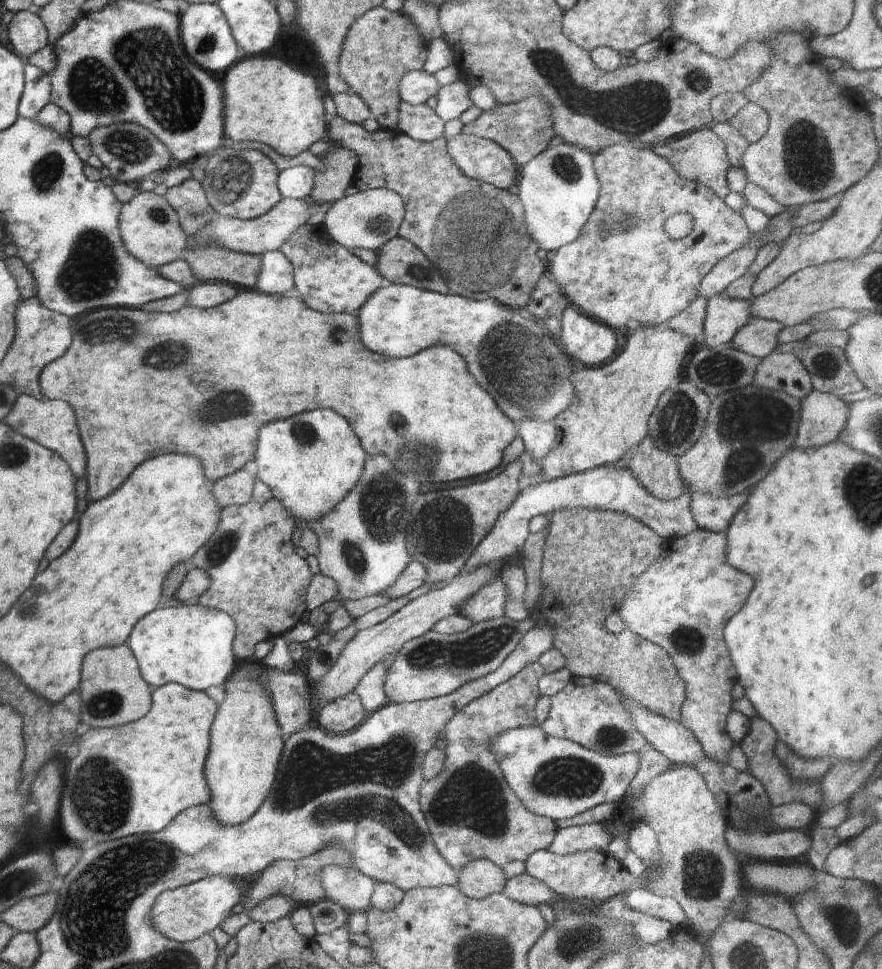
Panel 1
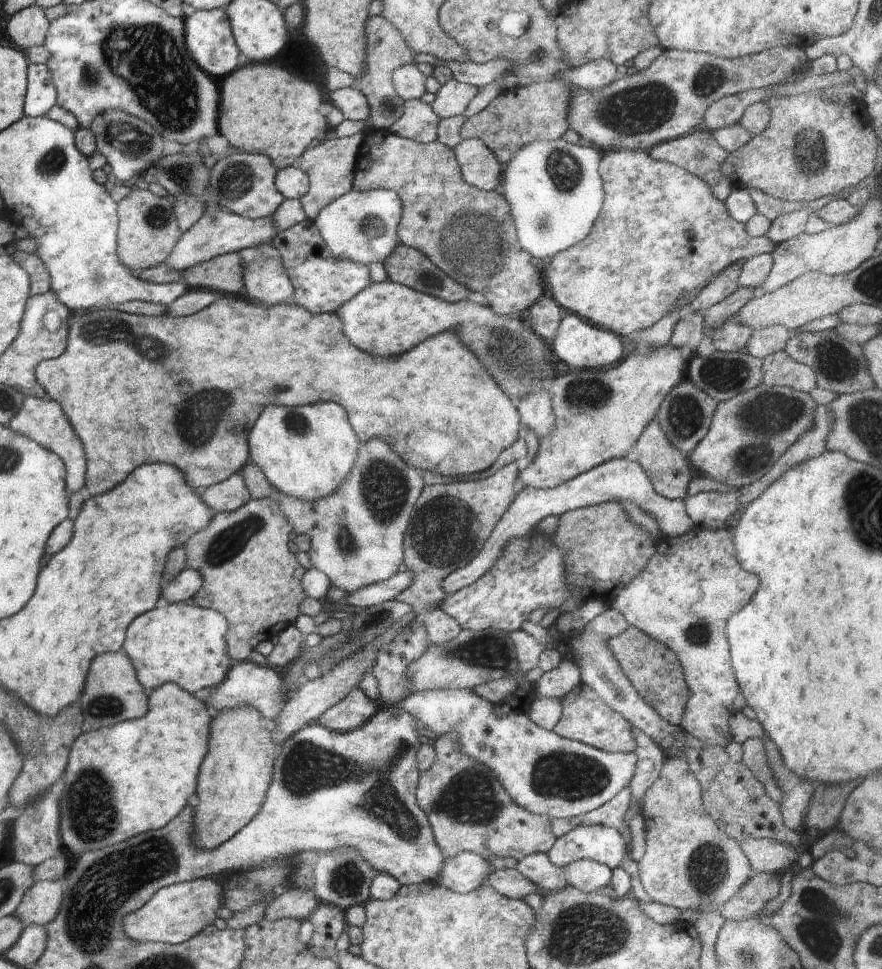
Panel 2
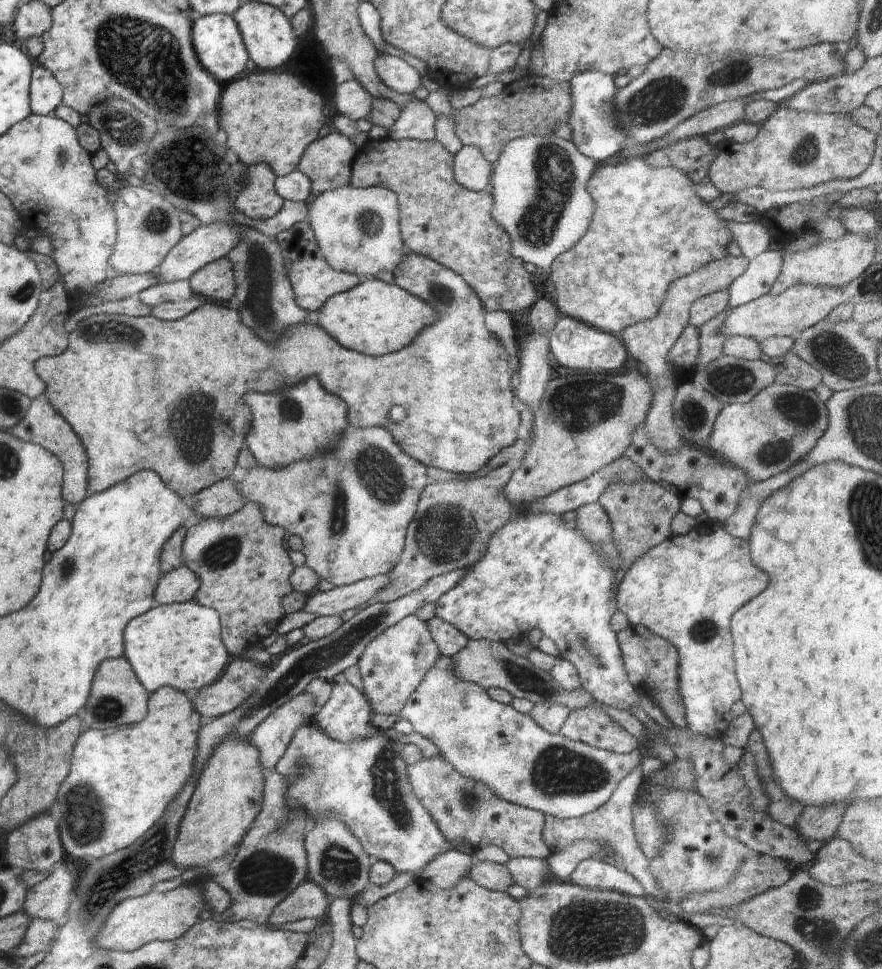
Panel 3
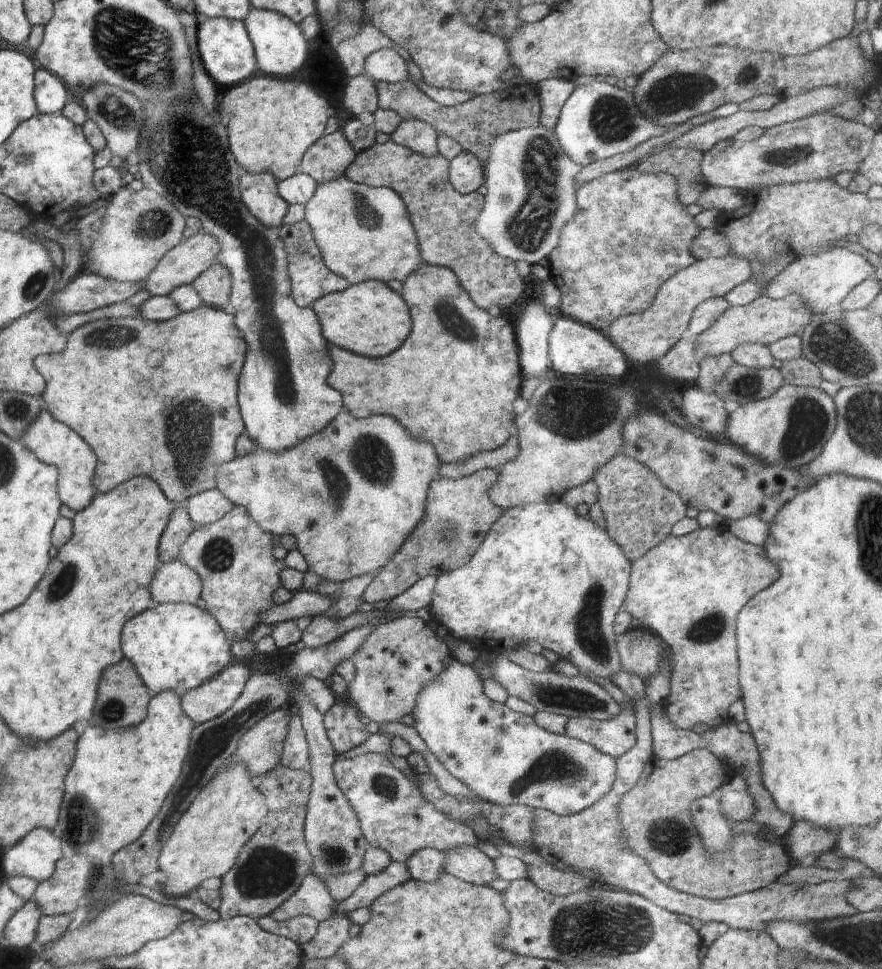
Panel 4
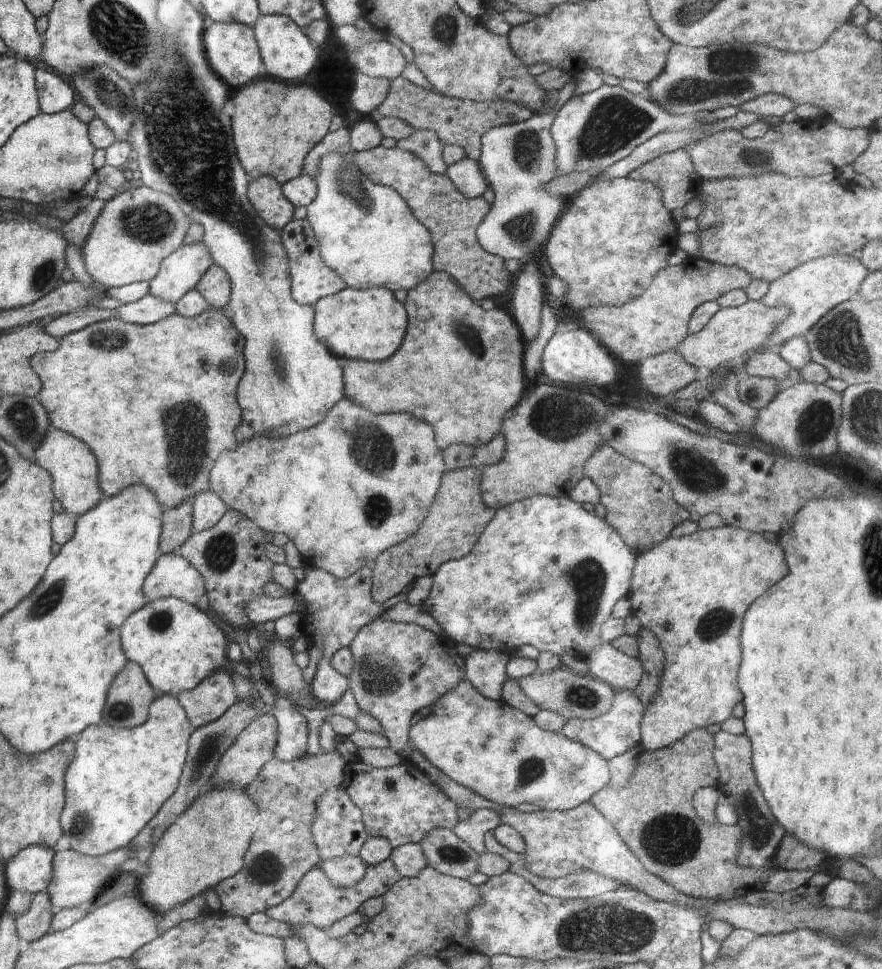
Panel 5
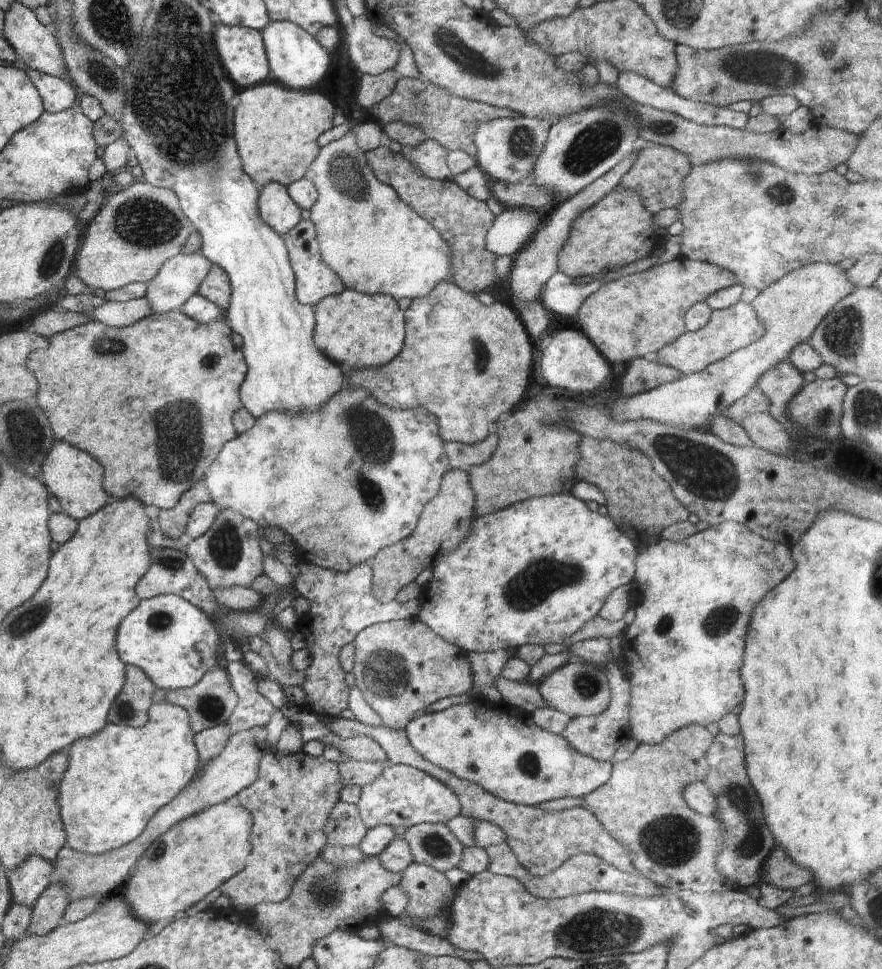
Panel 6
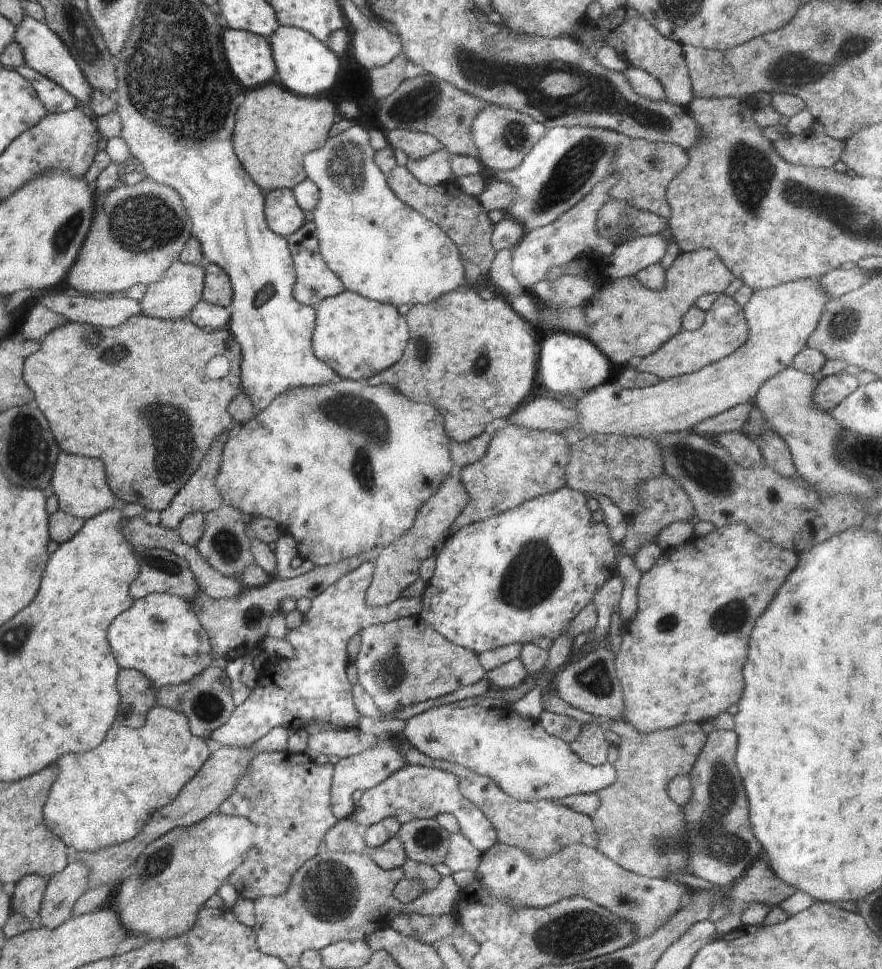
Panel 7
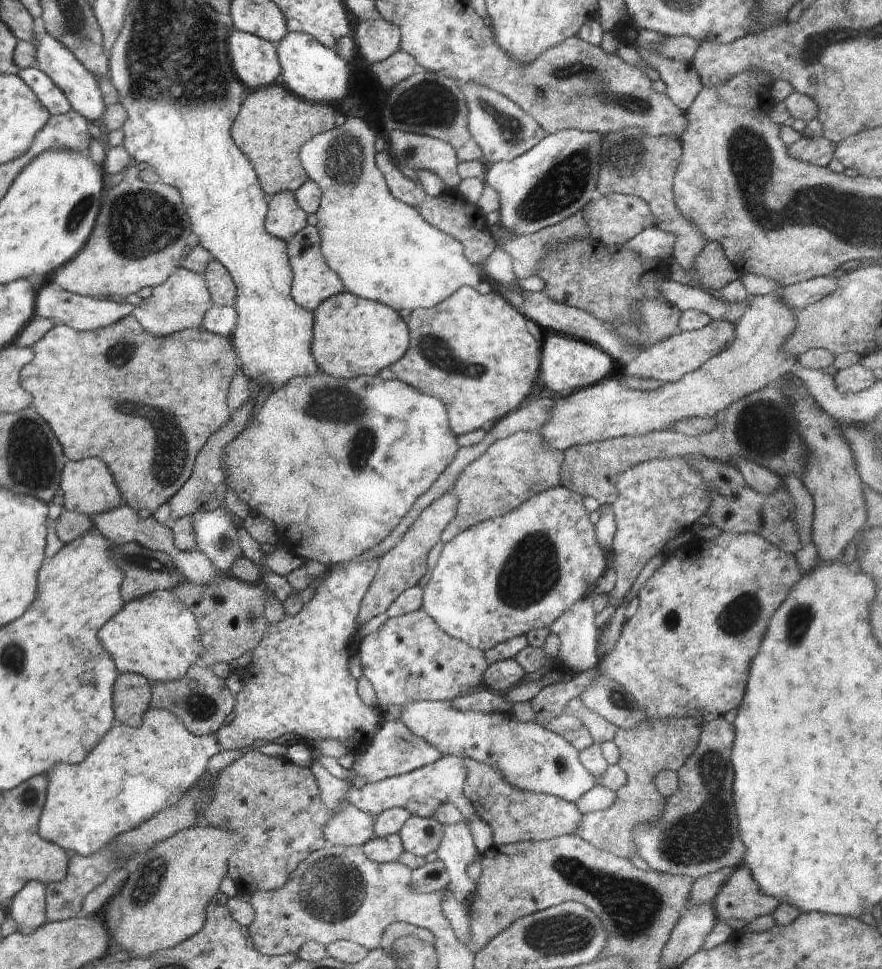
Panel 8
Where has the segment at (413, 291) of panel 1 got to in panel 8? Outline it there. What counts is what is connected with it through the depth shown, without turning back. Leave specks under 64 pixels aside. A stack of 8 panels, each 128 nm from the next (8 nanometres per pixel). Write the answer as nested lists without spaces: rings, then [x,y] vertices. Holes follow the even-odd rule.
[[[346,290],[331,296],[314,310],[312,356],[320,371],[337,379],[374,376],[400,360],[409,347],[410,331],[396,311]]]

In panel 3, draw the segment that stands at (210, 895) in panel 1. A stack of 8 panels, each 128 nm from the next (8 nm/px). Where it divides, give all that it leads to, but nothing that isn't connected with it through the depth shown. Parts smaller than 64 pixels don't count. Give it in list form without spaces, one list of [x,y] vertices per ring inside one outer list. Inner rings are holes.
[[[181,886],[166,893],[150,892],[140,897],[131,897],[120,902],[109,913],[103,927],[95,937],[97,948],[110,951],[131,952],[151,941],[180,939],[196,922],[199,914],[207,909],[203,893],[194,886]]]

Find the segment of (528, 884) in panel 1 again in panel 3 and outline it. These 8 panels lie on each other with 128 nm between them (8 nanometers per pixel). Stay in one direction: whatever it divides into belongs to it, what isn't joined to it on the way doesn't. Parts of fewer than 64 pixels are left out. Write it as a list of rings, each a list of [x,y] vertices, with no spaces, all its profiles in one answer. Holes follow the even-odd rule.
[[[475,861],[467,878],[490,891],[506,892],[514,884],[506,866],[491,861]]]

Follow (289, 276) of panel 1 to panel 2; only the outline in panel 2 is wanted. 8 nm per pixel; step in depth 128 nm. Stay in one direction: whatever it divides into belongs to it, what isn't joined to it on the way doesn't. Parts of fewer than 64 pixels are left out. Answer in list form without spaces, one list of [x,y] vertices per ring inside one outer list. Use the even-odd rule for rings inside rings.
[[[261,243],[236,253],[243,268],[244,293],[242,300],[274,306],[274,304],[294,304],[294,286],[288,279],[284,264],[278,250],[271,243]]]

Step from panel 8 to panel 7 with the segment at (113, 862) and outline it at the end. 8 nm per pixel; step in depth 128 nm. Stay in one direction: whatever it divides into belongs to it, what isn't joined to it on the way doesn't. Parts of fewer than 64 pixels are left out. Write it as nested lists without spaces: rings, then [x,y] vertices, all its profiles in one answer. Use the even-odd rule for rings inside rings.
[[[76,861],[49,877],[36,926],[54,930],[74,916],[75,903],[90,887],[91,868]]]

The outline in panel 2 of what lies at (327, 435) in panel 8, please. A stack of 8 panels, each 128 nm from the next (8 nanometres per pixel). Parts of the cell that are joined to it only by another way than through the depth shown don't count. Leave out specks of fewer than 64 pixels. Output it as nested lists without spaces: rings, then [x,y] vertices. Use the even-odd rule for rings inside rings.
[[[371,438],[359,444],[356,461],[347,480],[332,495],[308,501],[280,493],[274,487],[270,498],[277,500],[281,514],[297,535],[308,535],[312,539],[309,552],[312,568],[322,572],[332,587],[352,593],[390,579],[403,569],[404,536],[422,488],[424,480],[416,468],[408,466],[390,450],[390,446],[386,446],[384,440]]]

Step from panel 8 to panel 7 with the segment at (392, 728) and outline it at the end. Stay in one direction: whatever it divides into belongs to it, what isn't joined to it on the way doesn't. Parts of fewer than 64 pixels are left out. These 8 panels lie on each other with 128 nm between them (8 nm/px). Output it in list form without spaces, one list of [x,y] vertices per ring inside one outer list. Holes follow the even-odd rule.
[[[381,734],[376,736],[376,744],[368,748],[362,754],[342,758],[333,765],[333,777],[331,780],[331,810],[337,820],[346,819],[346,816],[354,813],[355,808],[350,804],[350,799],[355,790],[368,790],[392,776],[396,770],[406,765],[404,754],[396,742],[394,735]]]

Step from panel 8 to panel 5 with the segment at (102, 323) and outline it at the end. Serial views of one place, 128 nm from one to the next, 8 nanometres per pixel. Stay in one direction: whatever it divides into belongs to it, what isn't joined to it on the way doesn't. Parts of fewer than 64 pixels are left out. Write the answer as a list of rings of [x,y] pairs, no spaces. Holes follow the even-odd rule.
[[[146,294],[140,300],[123,303],[122,306],[115,308],[114,317],[124,320],[128,324],[147,325],[164,320],[168,316],[176,313],[175,304],[168,300],[157,299],[156,296]]]

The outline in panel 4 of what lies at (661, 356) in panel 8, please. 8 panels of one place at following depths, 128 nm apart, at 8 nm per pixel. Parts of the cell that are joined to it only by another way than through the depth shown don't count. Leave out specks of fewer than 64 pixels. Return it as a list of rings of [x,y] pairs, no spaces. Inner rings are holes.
[[[796,294],[786,296],[784,299],[761,296],[747,306],[730,305],[711,328],[694,339],[694,350],[698,357],[704,357],[730,355],[738,344],[759,343],[770,346],[782,338],[799,334],[812,322],[814,315],[815,313],[804,304],[804,300]]]

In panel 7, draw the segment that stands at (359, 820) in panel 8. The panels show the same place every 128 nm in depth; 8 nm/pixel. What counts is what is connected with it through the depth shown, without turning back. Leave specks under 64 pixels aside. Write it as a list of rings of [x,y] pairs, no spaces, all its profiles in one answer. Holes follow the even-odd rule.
[[[346,819],[337,820],[336,824],[324,835],[323,842],[323,849],[330,852],[364,854],[368,847],[364,842],[363,831],[358,831],[356,824]]]

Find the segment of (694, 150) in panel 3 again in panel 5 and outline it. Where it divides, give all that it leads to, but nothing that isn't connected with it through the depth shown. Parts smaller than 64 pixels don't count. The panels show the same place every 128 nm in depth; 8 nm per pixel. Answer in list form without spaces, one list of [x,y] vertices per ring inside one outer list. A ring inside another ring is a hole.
[[[684,149],[658,156],[639,166],[627,176],[634,180],[648,180],[660,186],[664,208],[670,212],[686,206],[701,195],[700,185],[703,180],[695,171],[695,166]]]

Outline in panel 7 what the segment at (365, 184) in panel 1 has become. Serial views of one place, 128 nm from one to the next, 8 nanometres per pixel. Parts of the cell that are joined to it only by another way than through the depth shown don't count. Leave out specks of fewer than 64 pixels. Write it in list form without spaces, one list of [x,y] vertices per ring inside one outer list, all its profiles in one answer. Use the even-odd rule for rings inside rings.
[[[388,145],[375,151],[374,162],[386,177],[392,192],[410,208],[419,212],[426,220],[439,226],[448,238],[456,244],[464,265],[464,274],[468,286],[473,287],[480,276],[489,274],[489,270],[497,253],[491,243],[494,223],[487,217],[487,211],[476,197],[464,192],[458,183],[426,186],[422,184],[406,167],[400,166],[394,158],[393,148]]]

